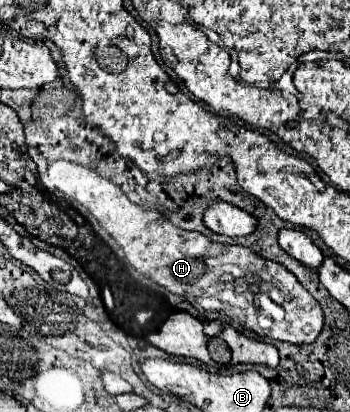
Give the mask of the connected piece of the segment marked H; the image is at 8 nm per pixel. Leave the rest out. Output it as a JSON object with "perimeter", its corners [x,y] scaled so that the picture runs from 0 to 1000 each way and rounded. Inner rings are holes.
{"perimeter":[[[160,388],[137,403],[137,456],[223,485],[349,597],[366,636],[394,660],[434,675],[491,714],[531,723],[571,757],[640,757],[680,791],[829,835],[886,835],[914,811],[926,791],[920,748],[817,646],[749,626],[703,597],[646,597],[606,587],[571,563],[514,558],[509,549],[491,549],[491,539],[480,539],[480,529],[469,529],[457,515],[411,510],[371,490],[343,451],[331,451],[320,437],[291,432],[274,413],[200,388]],[[754,714],[811,748],[811,772],[783,782],[783,791],[766,801],[749,801],[737,786],[737,767],[749,757],[743,718]]]}

